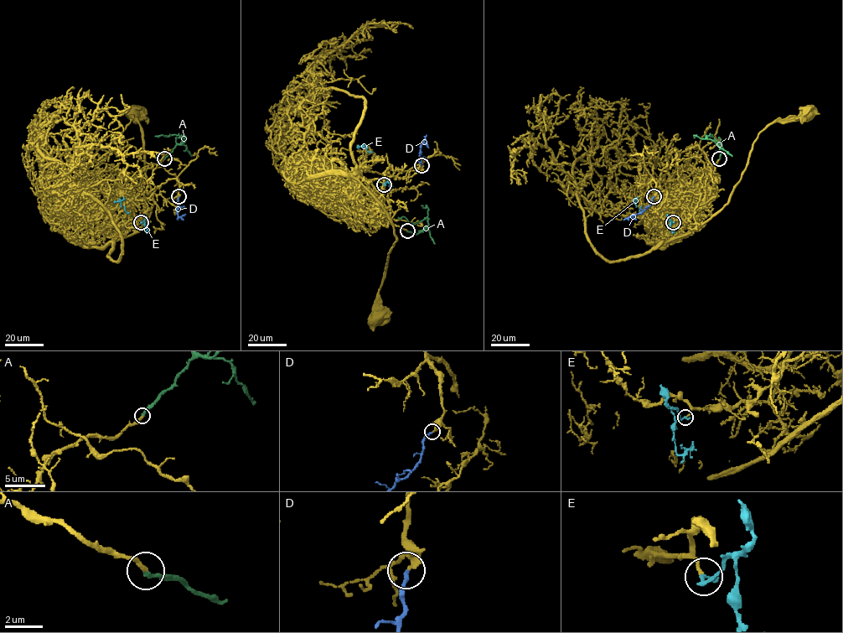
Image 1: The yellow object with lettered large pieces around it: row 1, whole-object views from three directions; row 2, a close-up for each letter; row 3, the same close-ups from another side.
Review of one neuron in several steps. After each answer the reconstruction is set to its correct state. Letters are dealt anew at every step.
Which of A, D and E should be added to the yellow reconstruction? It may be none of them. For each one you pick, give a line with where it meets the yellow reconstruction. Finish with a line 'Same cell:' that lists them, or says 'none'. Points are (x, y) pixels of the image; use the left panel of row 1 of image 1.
A: (164, 158)
D: (178, 196)
Same cell: A, D

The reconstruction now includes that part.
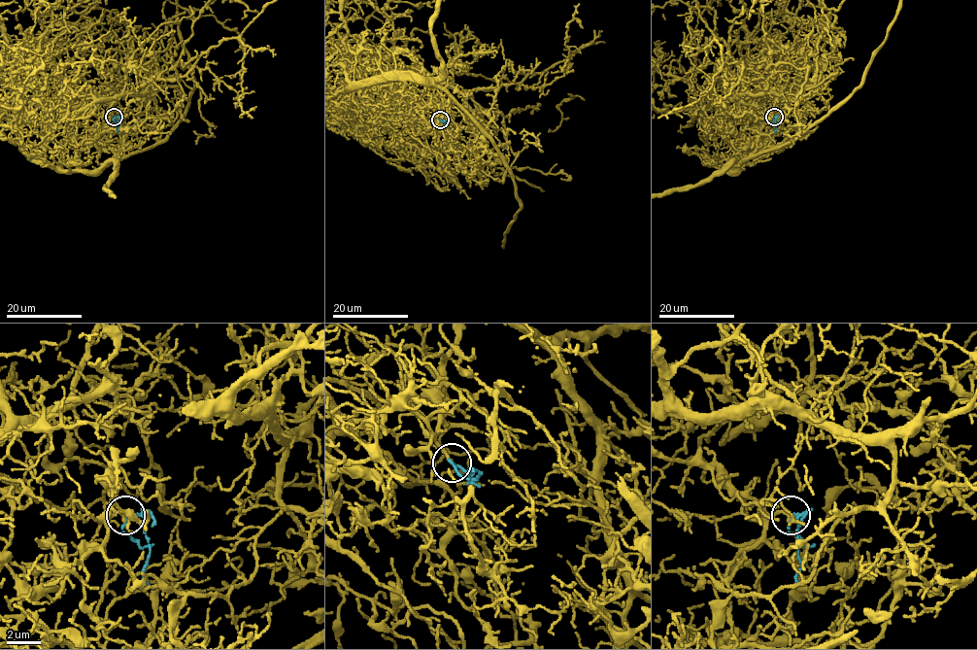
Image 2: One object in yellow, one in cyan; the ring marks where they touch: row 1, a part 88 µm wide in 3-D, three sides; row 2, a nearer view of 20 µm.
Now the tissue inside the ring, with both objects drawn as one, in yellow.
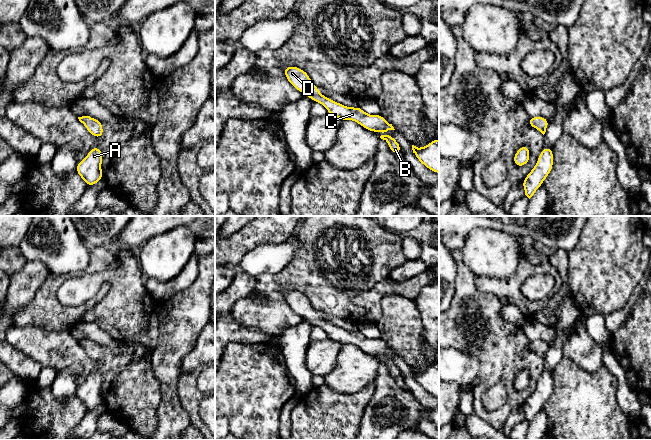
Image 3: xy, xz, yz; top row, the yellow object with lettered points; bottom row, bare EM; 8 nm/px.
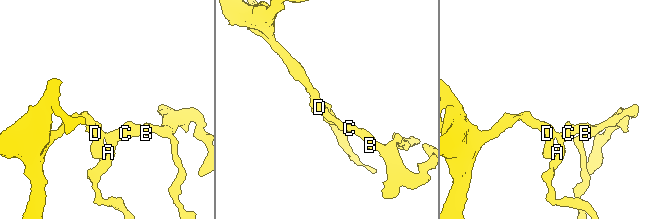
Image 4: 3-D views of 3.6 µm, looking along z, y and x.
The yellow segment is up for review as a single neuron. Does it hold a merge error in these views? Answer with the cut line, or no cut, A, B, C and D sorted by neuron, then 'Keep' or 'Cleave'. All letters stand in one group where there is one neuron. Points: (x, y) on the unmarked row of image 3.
No split. Groups: A B C D. Keep

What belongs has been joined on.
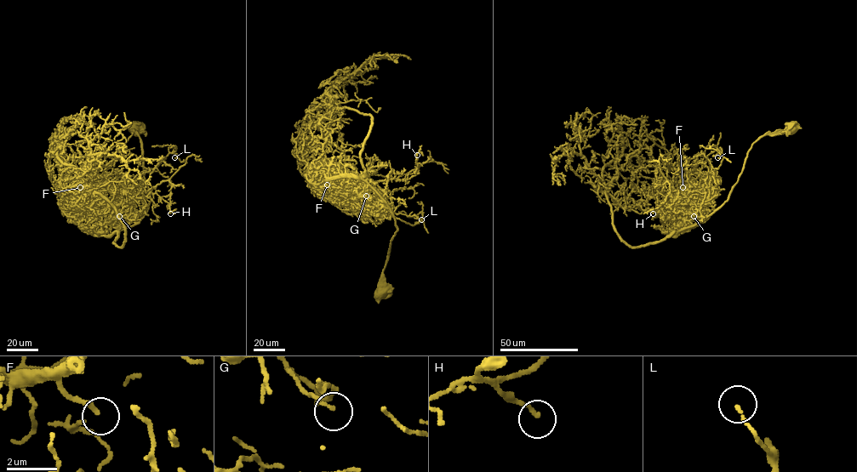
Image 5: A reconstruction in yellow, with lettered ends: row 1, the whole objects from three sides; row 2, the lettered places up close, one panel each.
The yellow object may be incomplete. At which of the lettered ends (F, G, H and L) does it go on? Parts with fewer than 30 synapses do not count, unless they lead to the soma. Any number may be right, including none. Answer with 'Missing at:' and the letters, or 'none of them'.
Missing at: F

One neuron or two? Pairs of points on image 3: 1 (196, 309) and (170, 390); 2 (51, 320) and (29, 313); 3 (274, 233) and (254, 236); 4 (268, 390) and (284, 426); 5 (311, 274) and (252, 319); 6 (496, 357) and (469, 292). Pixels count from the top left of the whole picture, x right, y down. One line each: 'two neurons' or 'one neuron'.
1: one neuron
2: one neuron
3: one neuron
4: two neurons
5: one neuron
6: one neuron

